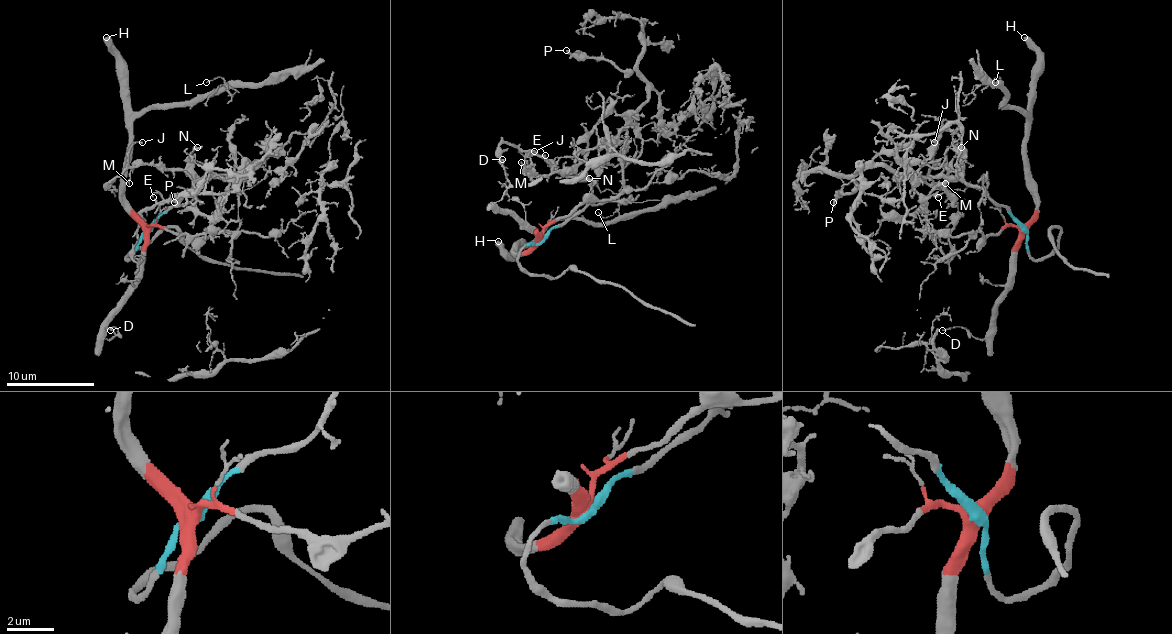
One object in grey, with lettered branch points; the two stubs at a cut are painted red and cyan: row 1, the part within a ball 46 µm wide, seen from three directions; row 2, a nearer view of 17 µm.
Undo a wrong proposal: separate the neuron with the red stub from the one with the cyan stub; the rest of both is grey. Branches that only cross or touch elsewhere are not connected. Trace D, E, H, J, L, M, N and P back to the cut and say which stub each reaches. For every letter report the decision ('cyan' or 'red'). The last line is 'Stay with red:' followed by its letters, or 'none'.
D: red
E: cyan
H: red
J: cyan
L: red
M: cyan
N: cyan
P: cyan
Stay with red: D, H, L

